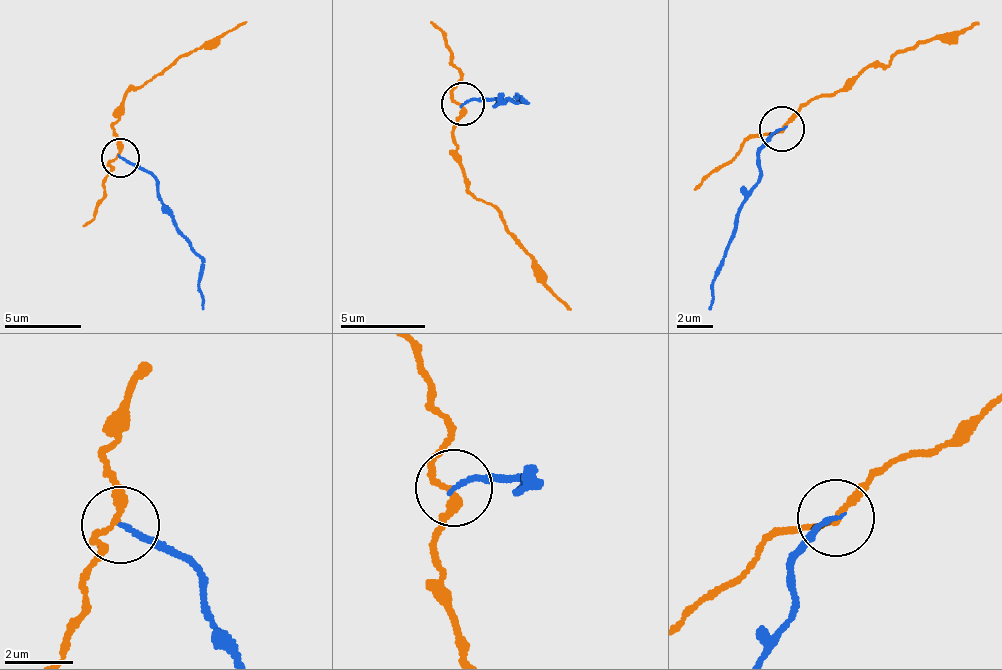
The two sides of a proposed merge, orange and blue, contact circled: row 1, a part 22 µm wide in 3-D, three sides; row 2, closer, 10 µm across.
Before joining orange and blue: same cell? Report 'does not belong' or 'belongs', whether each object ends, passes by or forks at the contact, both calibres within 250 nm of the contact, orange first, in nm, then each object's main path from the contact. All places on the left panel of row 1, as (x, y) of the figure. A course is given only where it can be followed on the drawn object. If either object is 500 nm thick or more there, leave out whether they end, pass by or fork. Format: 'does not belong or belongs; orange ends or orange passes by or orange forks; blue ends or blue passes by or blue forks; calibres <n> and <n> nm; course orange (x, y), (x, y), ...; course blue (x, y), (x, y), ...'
does not belong; orange passes by; blue ends; calibres 170 and 140 nm; course orange (121, 155), (111, 127), (120, 116), (126, 94), (140, 88), (194, 48), (208, 45), (247, 23); course blue (121, 158), (141, 164), (156, 180), (156, 195), (170, 221), (202, 261), (202, 308)

